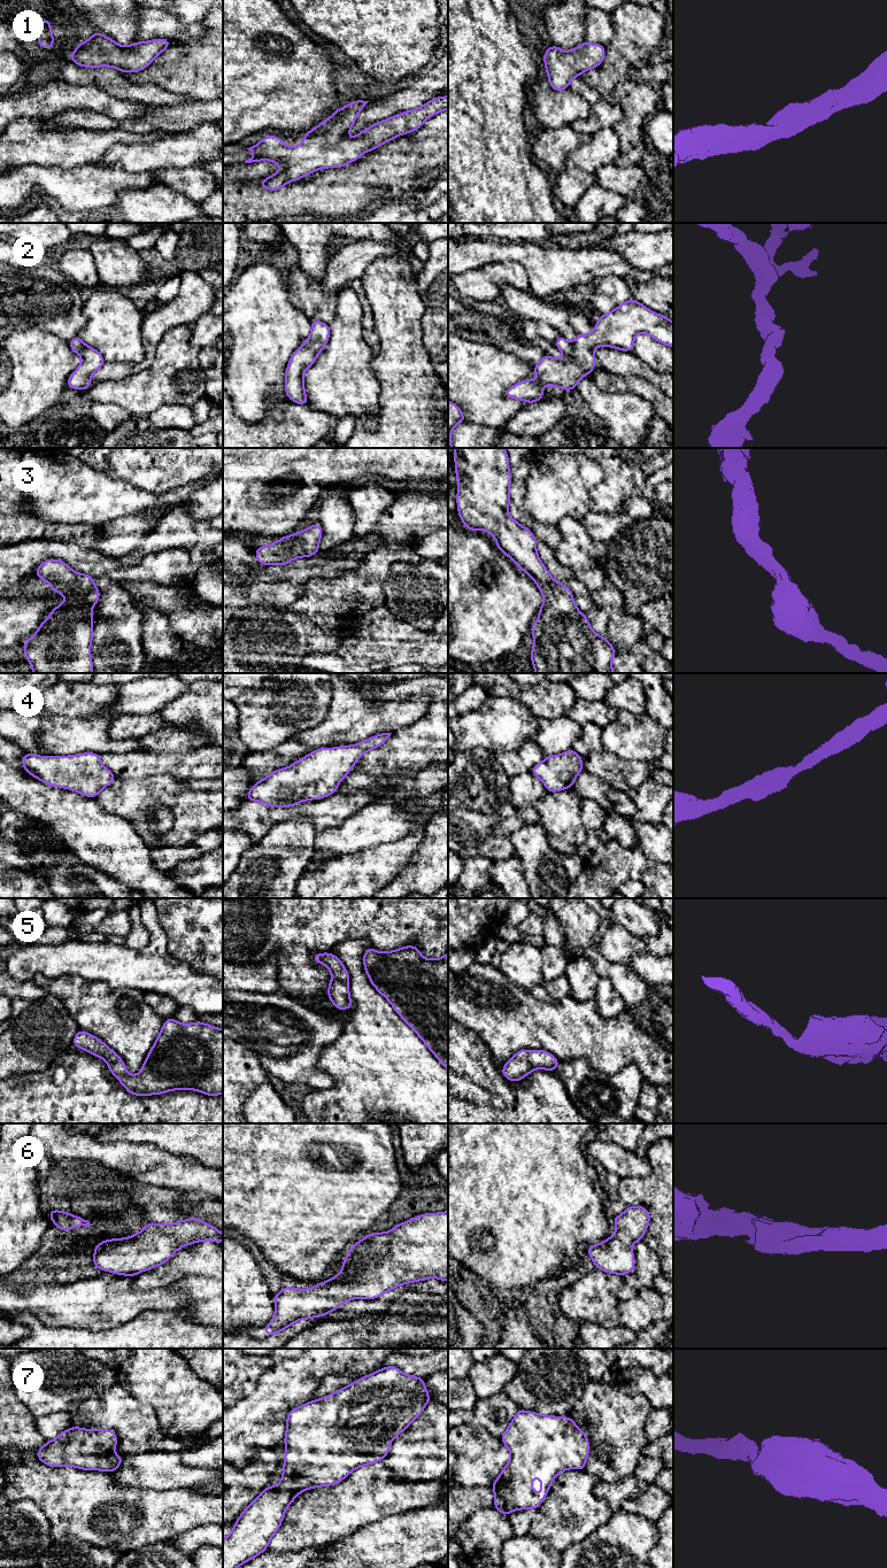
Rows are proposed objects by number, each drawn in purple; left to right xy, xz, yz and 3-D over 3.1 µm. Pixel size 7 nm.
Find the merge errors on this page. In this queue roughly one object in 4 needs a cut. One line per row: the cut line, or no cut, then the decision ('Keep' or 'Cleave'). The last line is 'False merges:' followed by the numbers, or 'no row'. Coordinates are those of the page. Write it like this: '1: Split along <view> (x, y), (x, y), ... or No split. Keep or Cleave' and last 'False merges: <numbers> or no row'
1: No split. Keep
2: No split. Keep
3: No split. Keep
4: No split. Keep
5: No split. Keep
6: No split. Keep
7: No split. Keep
False merges: no row

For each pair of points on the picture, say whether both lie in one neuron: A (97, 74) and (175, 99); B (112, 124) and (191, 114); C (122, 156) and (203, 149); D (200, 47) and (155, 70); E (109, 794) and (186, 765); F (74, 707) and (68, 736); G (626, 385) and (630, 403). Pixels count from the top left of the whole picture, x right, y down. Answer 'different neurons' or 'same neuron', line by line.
A: same neuron
B: same neuron
C: same neuron
D: same neuron
E: different neurons
F: different neurons
G: different neurons

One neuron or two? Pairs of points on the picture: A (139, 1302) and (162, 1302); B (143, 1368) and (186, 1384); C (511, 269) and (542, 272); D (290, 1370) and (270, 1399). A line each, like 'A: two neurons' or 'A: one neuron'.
A: one neuron
B: one neuron
C: two neurons
D: one neuron

